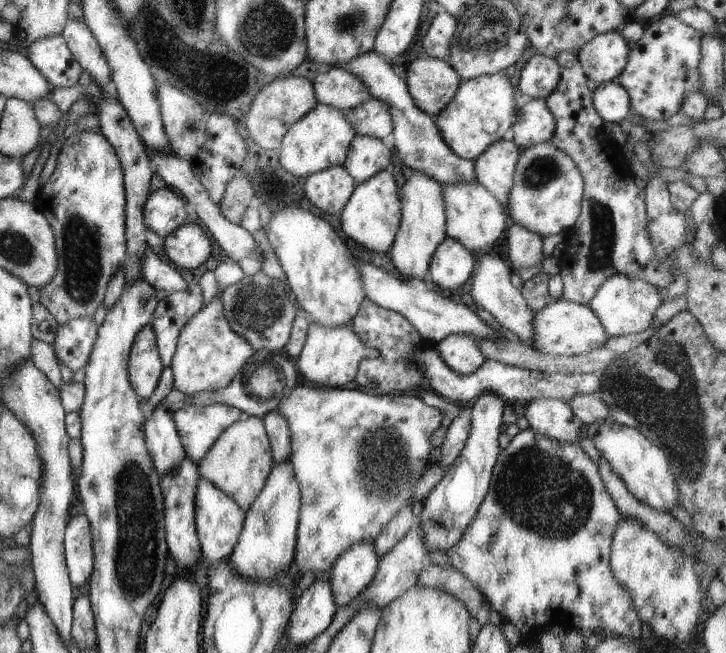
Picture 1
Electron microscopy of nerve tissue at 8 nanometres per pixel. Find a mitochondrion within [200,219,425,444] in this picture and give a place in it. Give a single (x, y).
(257, 306)

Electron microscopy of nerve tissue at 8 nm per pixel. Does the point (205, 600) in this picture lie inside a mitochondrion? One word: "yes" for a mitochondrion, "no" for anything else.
no

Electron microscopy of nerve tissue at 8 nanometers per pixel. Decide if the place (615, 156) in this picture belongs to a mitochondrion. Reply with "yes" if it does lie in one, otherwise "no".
no

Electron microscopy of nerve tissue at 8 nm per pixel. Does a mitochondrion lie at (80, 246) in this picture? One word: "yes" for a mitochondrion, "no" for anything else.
yes

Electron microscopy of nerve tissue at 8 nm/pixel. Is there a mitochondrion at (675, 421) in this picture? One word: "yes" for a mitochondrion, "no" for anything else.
yes

